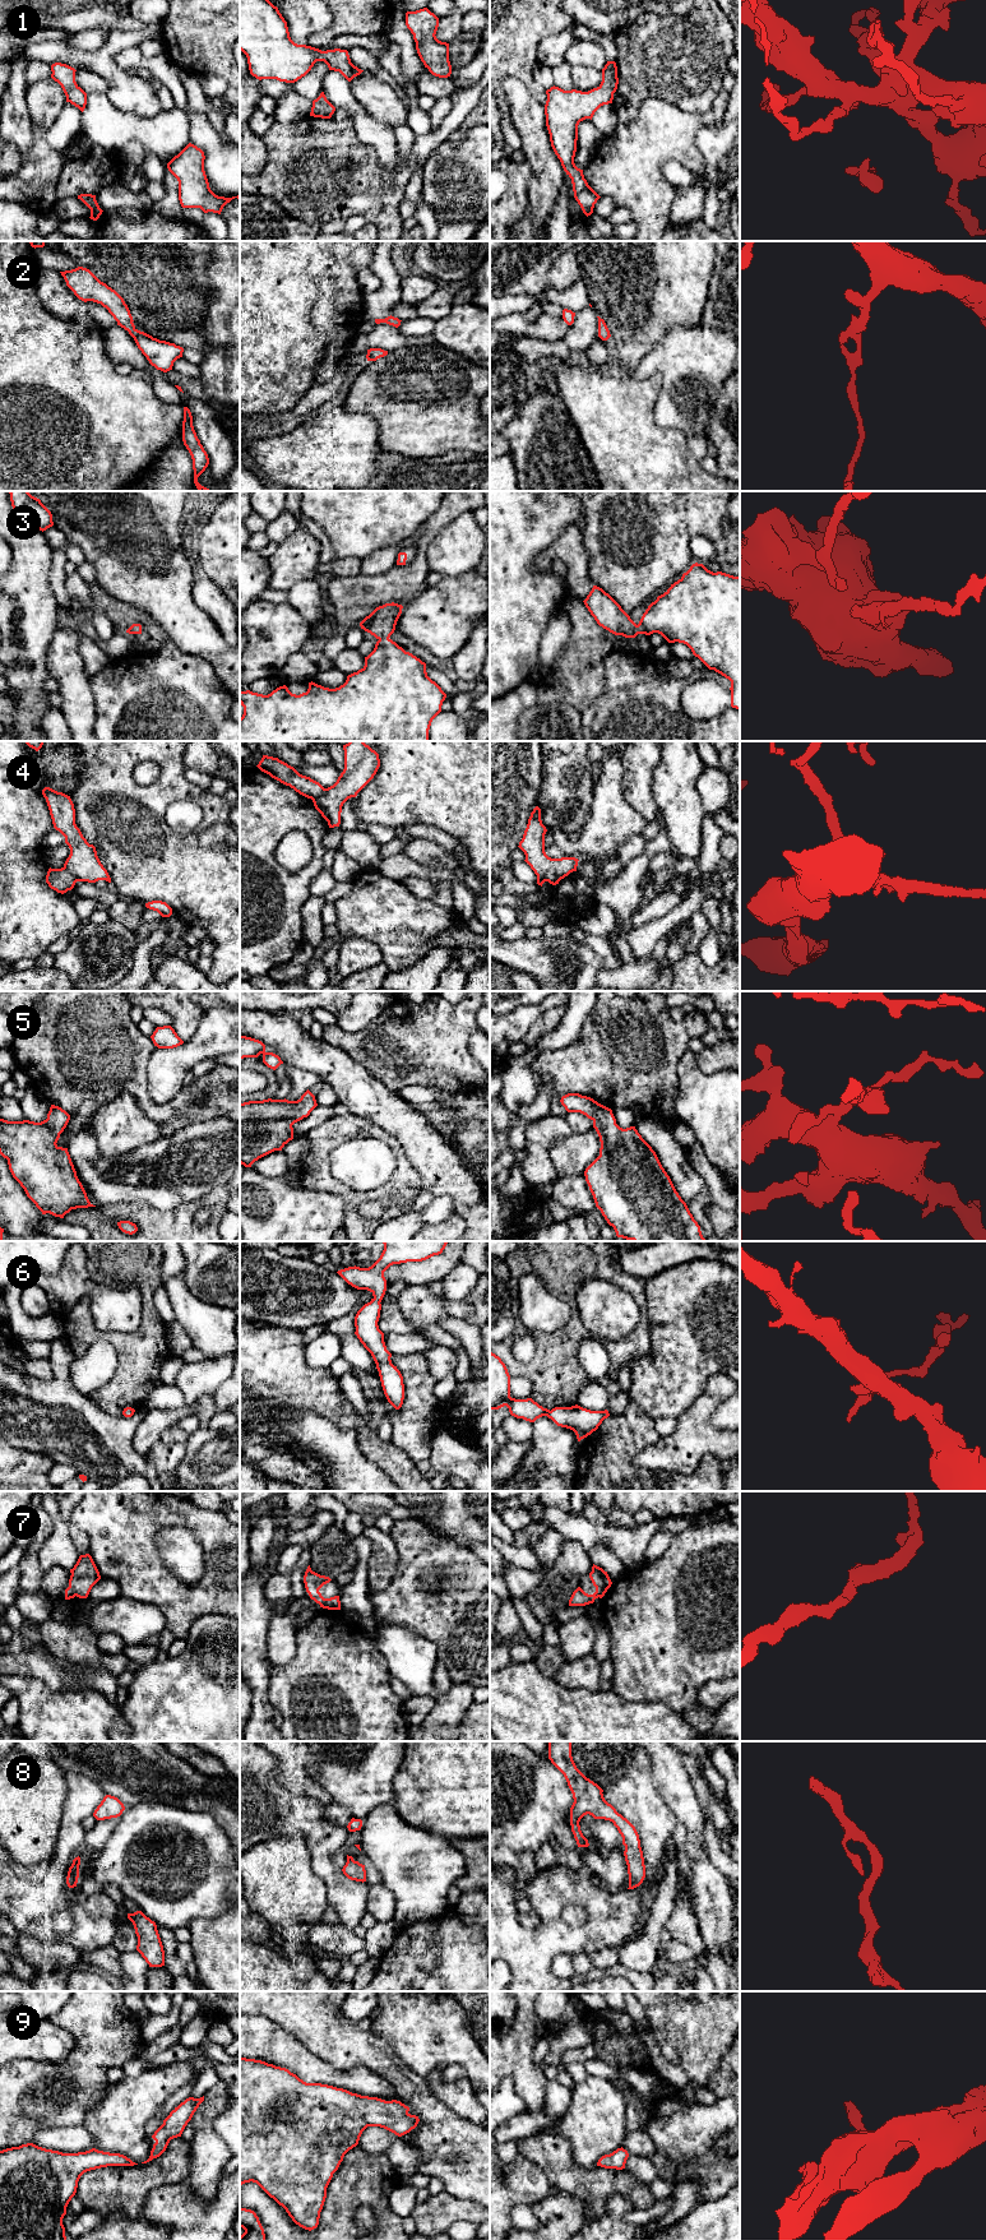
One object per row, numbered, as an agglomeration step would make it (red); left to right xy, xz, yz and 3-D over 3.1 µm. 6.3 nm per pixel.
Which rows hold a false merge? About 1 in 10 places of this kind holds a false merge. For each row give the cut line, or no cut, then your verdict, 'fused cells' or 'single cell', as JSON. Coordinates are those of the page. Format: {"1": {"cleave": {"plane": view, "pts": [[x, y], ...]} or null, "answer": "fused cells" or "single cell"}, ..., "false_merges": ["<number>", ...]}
{"1": {"cleave": null, "answer": "single cell"}, "2": {"cleave": null, "answer": "single cell"}, "3": {"cleave": null, "answer": "single cell"}, "4": {"cleave": {"plane": "xy", "pts": [[64, 866], [78, 880]]}, "answer": "fused cells"}, "5": {"cleave": null, "answer": "single cell"}, "6": {"cleave": null, "answer": "single cell"}, "7": {"cleave": null, "answer": "single cell"}, "8": {"cleave": null, "answer": "single cell"}, "9": {"cleave": null, "answer": "single cell"}, "false_merges": ["4"]}

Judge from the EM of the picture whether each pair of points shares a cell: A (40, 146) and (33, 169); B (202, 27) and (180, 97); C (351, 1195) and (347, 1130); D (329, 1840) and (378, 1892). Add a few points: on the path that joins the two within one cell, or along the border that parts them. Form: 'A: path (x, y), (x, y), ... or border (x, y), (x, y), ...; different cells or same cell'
A: path (40, 151), (38, 163); same cell
B: border (165, 51), (179, 69); different cells
C: path (332, 1183), (322, 1172), (322, 1149), (328, 1143); same cell
D: border (371, 1886), (365, 1911); different cells

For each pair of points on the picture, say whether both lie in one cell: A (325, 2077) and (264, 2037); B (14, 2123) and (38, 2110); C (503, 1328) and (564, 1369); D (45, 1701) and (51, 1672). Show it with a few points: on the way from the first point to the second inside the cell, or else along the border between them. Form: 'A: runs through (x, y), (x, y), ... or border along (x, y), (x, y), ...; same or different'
A: runs through (310, 2068), (279, 2048); same
B: runs through (21, 2116), (27, 2110), (32, 2110); same
C: border along (512, 1304), (514, 1333), (503, 1341); different
D: border along (21, 1675), (37, 1678), (50, 1689), (60, 1690); different

